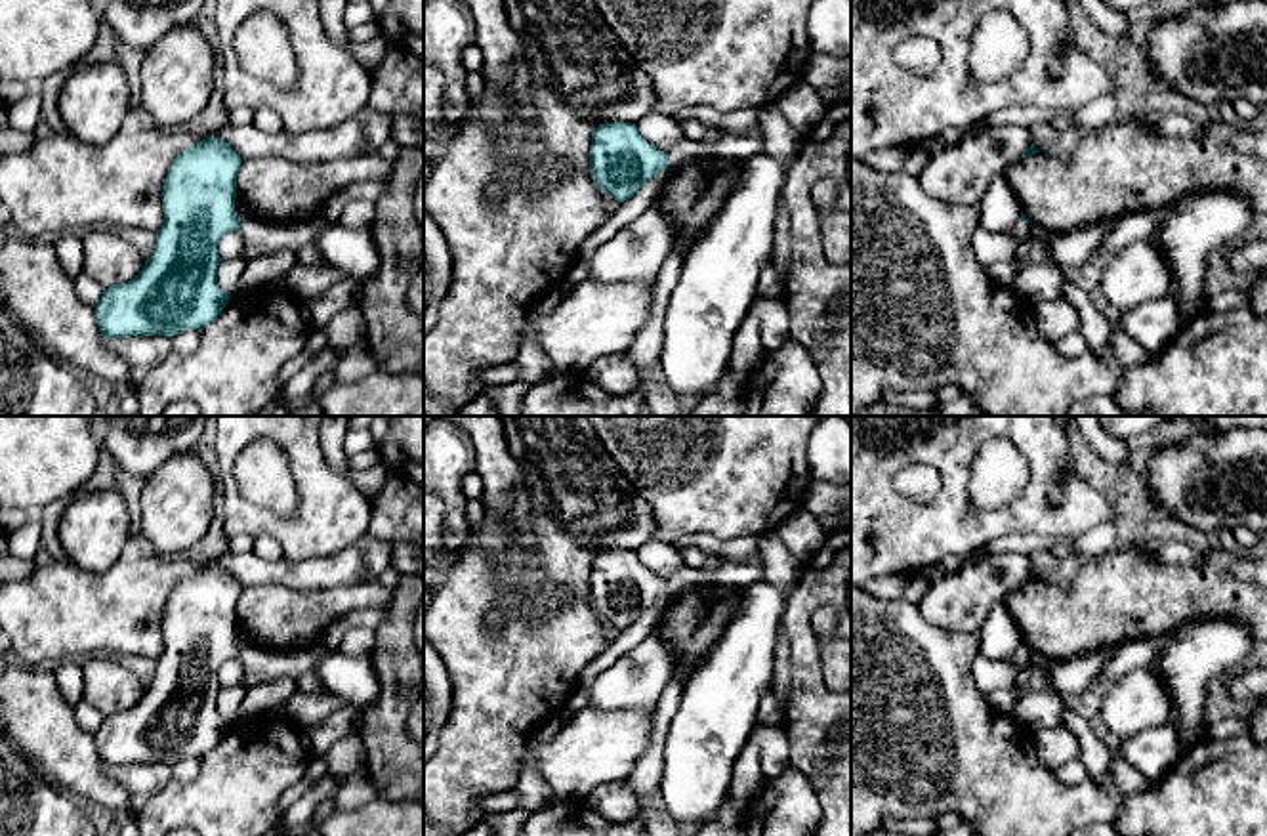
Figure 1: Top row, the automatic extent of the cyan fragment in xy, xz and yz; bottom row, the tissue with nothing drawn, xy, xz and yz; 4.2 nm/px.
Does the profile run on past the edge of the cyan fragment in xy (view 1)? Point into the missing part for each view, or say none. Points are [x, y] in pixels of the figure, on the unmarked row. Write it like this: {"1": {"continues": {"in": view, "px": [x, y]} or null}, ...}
{"1": {"continues": {"in": "xy", "px": [271, 663]}}}

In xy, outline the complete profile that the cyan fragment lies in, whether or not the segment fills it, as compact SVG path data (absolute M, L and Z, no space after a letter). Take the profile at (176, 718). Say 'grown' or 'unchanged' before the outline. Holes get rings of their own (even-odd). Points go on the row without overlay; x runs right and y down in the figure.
grown; M218 565L198 569L172 590L162 615L164 651L151 685L132 708L105 716L95 733L105 767L172 765L214 750L231 727L218 712L218 670L231 658L269 679L317 672L328 651L322 641L290 651L237 645L240 590Z

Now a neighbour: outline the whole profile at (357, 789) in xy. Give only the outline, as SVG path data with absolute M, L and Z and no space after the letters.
M364 769L343 777L334 798L336 811L347 813L378 798L378 790Z

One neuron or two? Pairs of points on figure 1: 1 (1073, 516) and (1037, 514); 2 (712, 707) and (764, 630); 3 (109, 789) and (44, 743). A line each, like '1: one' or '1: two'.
1: one
2: one
3: one

